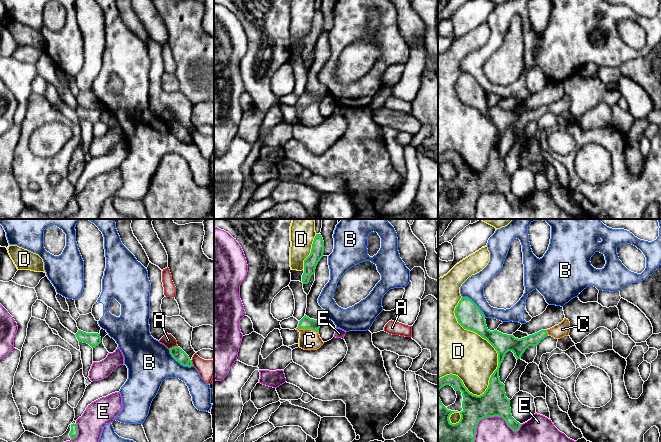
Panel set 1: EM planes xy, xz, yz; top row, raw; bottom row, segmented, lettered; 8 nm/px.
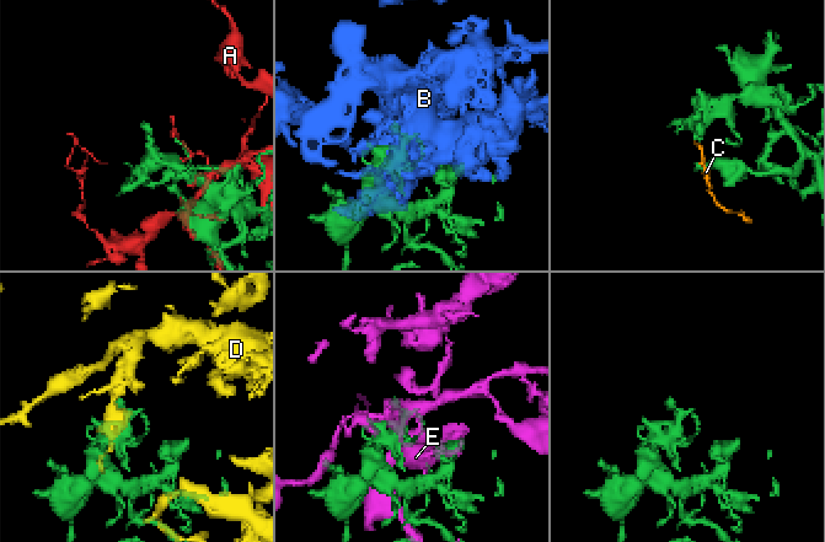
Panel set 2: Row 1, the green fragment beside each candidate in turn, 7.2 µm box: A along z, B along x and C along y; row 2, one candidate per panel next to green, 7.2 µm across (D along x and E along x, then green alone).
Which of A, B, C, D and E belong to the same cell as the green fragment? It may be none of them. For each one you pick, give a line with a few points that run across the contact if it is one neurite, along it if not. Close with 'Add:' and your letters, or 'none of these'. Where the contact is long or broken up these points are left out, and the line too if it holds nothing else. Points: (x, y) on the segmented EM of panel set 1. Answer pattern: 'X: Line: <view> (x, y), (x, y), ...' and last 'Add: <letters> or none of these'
C: Line: xz (305, 322), (308, 328), (309, 340)
Add: C

